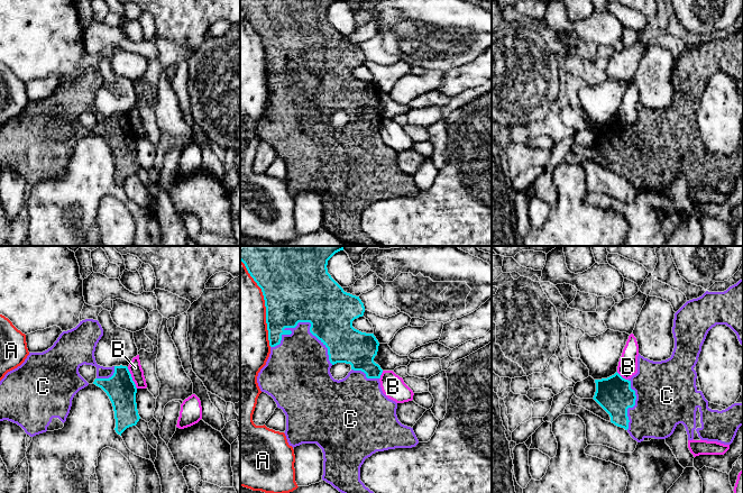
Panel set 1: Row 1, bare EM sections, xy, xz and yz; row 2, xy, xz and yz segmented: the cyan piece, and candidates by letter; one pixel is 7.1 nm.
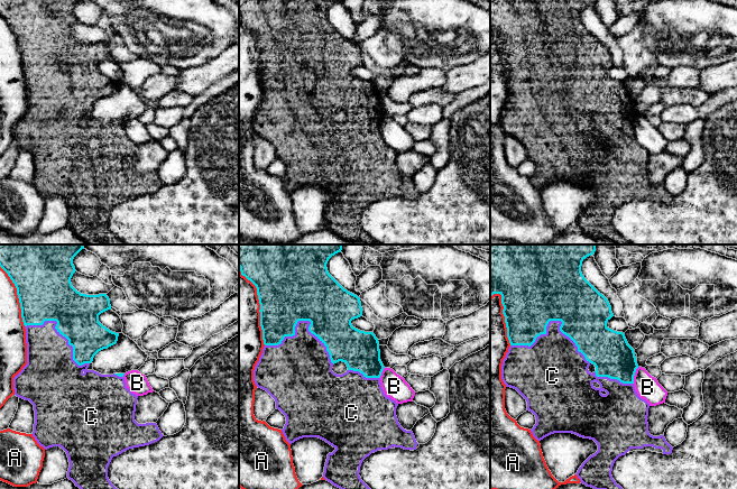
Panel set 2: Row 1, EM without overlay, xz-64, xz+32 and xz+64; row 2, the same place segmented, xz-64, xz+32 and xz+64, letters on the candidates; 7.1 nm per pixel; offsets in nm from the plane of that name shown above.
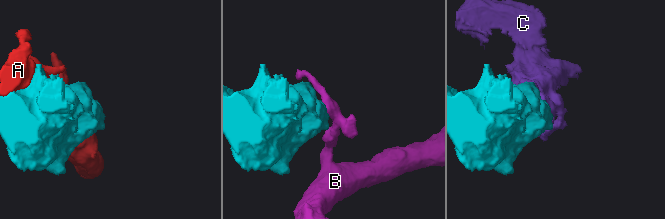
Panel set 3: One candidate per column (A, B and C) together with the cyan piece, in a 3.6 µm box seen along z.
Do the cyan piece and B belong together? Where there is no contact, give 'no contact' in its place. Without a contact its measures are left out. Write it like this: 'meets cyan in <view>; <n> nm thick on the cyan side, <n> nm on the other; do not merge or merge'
meets cyan in xy; 220 nm thick on the cyan side, 90 nm on the other; do not merge

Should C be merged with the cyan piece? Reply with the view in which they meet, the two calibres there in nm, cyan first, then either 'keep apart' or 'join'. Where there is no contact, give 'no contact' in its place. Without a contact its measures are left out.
xz | 480/340 nm | join

